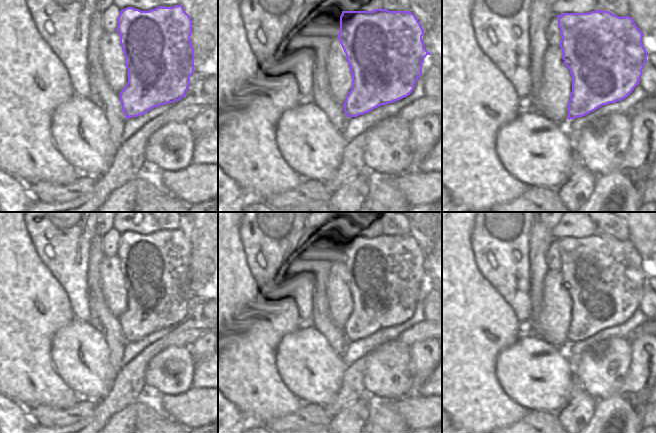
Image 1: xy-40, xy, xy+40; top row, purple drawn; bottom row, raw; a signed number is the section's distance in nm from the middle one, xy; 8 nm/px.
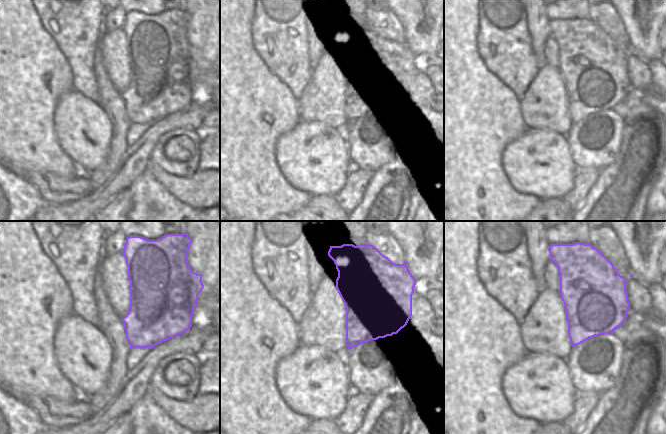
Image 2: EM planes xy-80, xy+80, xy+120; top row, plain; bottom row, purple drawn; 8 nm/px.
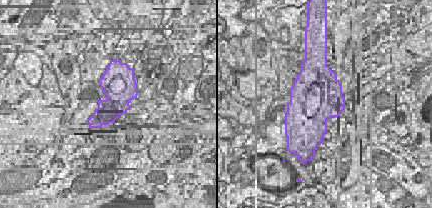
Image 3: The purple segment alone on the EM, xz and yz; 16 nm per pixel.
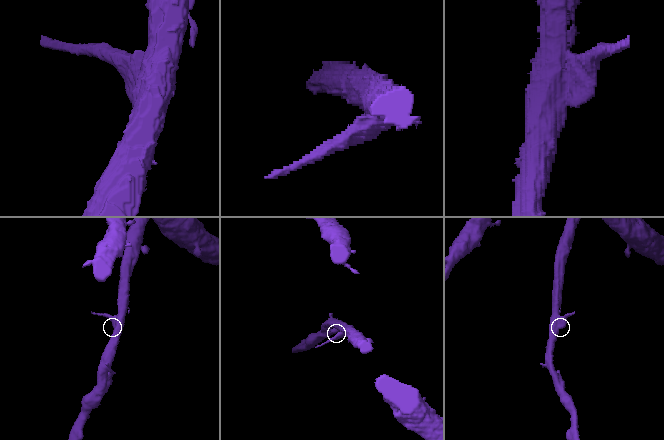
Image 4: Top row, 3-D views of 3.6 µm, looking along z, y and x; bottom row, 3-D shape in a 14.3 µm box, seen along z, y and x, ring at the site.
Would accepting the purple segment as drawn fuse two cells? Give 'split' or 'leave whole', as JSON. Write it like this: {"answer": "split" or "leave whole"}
{"answer": "split"}

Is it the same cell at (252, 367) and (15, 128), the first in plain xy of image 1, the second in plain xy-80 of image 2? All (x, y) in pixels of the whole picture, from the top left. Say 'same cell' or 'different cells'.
same cell

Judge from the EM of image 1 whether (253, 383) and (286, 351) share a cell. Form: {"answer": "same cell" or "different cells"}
{"answer": "different cells"}

